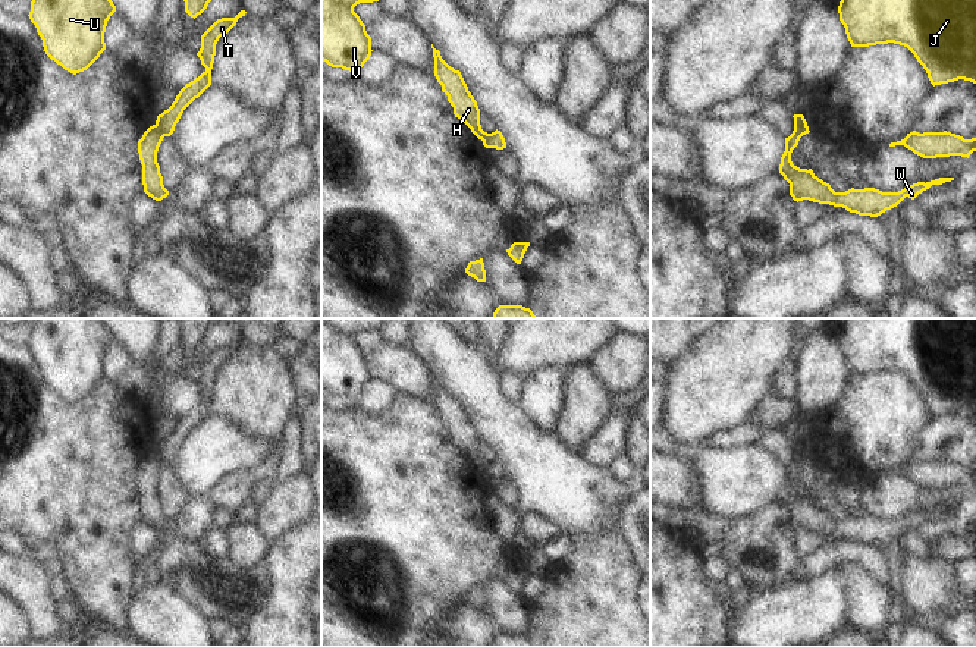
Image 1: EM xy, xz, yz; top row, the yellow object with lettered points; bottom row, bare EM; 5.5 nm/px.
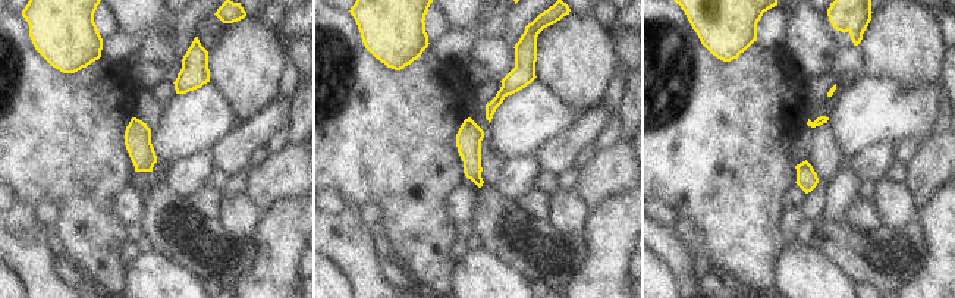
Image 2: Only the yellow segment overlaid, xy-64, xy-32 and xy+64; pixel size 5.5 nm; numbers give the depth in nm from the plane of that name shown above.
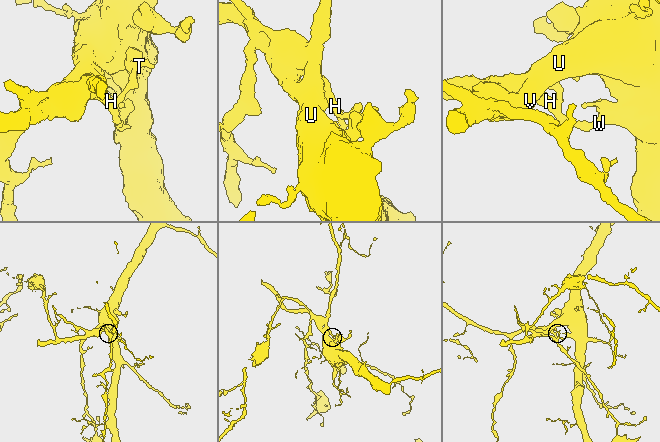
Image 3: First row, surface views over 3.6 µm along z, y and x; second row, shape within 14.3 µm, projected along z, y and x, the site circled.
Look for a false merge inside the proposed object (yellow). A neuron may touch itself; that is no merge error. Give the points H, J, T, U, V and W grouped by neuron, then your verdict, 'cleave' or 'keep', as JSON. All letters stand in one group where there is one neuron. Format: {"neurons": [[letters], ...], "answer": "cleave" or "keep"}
{"neurons": [["H", "W"], ["J", "T", "U", "V"]], "answer": "cleave"}

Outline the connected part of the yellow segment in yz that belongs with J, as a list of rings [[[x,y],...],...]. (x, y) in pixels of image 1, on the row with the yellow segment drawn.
[[[841,0],[838,13],[851,47],[900,44],[914,54],[933,87],[958,79],[976,84],[976,0]]]

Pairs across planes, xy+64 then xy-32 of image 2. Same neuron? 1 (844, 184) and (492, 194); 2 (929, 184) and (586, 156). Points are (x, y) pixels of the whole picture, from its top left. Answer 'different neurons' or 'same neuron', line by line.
1: different neurons
2: different neurons

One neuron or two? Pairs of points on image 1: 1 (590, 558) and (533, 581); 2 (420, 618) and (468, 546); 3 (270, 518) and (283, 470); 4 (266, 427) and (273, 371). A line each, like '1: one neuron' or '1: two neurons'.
1: two neurons
2: one neuron
3: two neurons
4: one neuron

